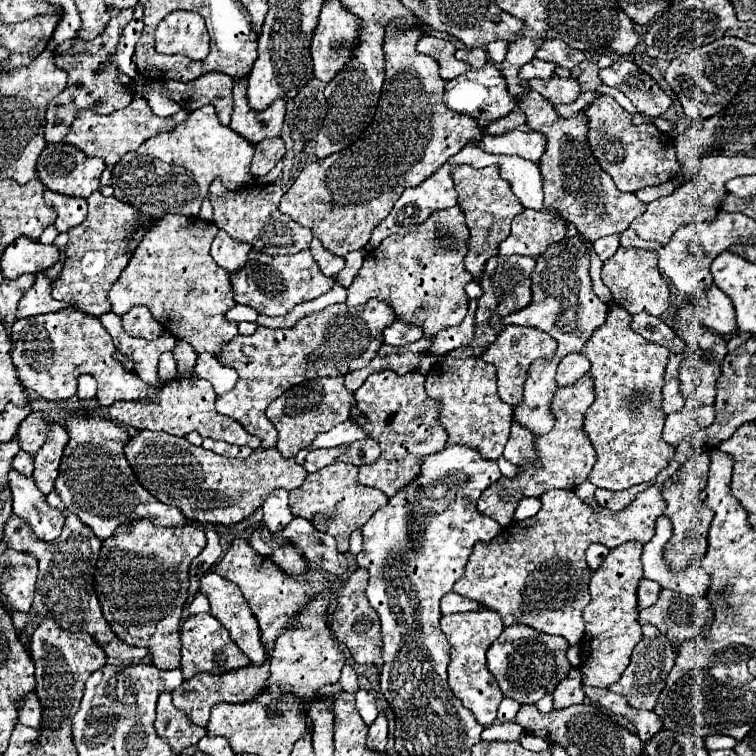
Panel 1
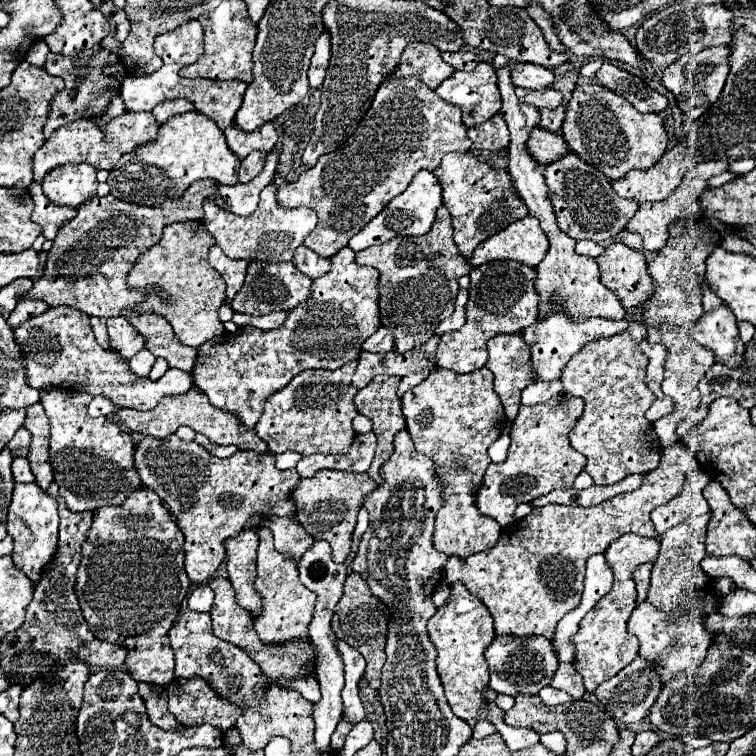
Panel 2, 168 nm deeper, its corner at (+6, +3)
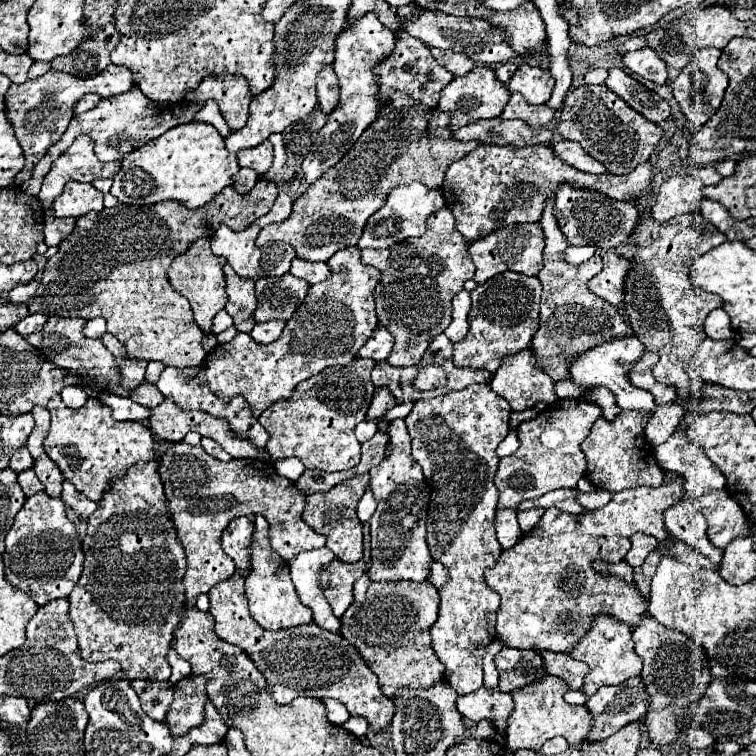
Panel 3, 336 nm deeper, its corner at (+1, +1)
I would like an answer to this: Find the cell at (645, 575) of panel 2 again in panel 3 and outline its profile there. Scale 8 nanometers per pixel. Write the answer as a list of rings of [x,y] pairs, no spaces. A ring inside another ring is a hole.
[[[649,553],[645,563],[641,567],[635,569],[633,573],[633,581],[637,585],[637,589],[643,593],[643,597],[649,597],[649,585],[651,585],[651,577],[657,571],[657,565],[661,561],[661,553]]]

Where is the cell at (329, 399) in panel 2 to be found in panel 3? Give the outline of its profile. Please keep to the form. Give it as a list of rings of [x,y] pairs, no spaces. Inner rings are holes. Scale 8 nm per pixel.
[[[355,357],[347,365],[327,367],[311,379],[301,381],[289,401],[277,401],[265,409],[259,423],[269,433],[265,449],[269,451],[271,461],[297,457],[303,461],[305,469],[319,469],[325,473],[353,469],[359,465],[361,453],[359,441],[355,439],[355,425],[365,421],[375,393],[375,385],[371,383],[373,367],[373,359],[361,357]]]

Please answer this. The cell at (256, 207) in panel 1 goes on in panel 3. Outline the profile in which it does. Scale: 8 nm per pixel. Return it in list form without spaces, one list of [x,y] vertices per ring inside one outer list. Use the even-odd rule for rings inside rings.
[[[279,193],[279,197],[275,199],[271,211],[263,217],[259,217],[251,227],[247,227],[245,231],[241,233],[233,233],[227,225],[221,225],[217,229],[217,233],[211,237],[211,249],[213,249],[213,255],[219,255],[219,257],[225,257],[227,263],[235,269],[237,275],[241,275],[241,279],[253,279],[257,281],[259,277],[281,277],[285,273],[289,273],[289,267],[291,267],[291,259],[295,257],[295,249],[291,245],[263,245],[263,247],[257,247],[255,245],[255,239],[259,235],[259,231],[269,225],[269,223],[277,223],[277,221],[285,221],[289,215],[291,215],[291,199],[287,193]]]

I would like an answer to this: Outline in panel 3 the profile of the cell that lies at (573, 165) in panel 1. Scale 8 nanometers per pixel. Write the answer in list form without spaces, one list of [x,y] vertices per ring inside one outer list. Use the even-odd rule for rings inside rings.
[[[561,185],[555,193],[553,215],[569,245],[593,245],[599,249],[615,249],[631,237],[639,219],[639,209],[633,203],[615,201],[597,191]]]

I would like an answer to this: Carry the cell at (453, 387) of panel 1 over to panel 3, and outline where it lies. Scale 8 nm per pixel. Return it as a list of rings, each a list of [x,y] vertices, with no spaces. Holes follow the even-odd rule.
[[[469,385],[461,391],[451,391],[435,399],[417,401],[413,411],[405,419],[409,435],[413,439],[411,441],[413,457],[423,467],[425,479],[431,487],[425,539],[431,557],[443,563],[449,571],[449,581],[439,589],[441,607],[439,607],[439,619],[431,627],[431,639],[439,661],[447,667],[445,677],[459,695],[477,691],[483,685],[481,659],[485,647],[495,639],[495,617],[499,609],[499,597],[497,593],[493,593],[493,589],[487,587],[483,573],[487,567],[493,567],[497,563],[497,557],[501,555],[501,547],[495,537],[495,509],[499,493],[493,479],[499,463],[495,449],[509,433],[509,415],[511,415],[509,403],[497,393],[493,393],[489,385]]]

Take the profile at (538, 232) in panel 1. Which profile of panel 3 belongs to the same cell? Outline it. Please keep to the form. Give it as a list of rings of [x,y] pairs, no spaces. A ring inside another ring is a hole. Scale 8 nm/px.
[[[523,223],[513,227],[501,227],[493,235],[481,237],[477,243],[469,243],[471,259],[477,267],[477,273],[473,281],[477,285],[483,285],[491,277],[503,273],[503,271],[515,271],[523,275],[537,275],[543,263],[543,231],[539,223]]]

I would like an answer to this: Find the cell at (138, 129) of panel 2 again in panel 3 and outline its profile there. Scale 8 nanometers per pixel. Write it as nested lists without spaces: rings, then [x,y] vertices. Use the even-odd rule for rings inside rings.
[[[81,135],[73,141],[73,145],[53,163],[51,171],[43,179],[41,193],[37,195],[45,209],[51,209],[53,201],[61,195],[67,181],[81,181],[89,183],[97,177],[115,177],[119,169],[117,163],[101,163],[93,151],[95,143]]]

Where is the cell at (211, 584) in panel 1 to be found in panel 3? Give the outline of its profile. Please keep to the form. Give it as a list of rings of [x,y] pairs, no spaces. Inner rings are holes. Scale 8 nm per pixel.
[[[233,573],[227,581],[221,581],[209,591],[211,607],[209,613],[215,617],[215,633],[231,643],[241,647],[267,681],[271,697],[279,705],[289,705],[295,697],[313,697],[313,699],[337,699],[347,711],[355,717],[365,717],[369,727],[375,733],[381,733],[395,715],[393,701],[383,695],[377,675],[353,647],[339,633],[329,633],[315,623],[299,625],[293,629],[265,631],[251,615],[243,591],[243,575]]]

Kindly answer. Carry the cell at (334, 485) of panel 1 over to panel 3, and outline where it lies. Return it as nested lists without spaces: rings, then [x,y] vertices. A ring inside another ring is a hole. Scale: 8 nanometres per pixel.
[[[369,473],[357,475],[353,479],[347,479],[339,485],[335,485],[327,493],[313,493],[307,497],[307,505],[303,511],[303,521],[317,533],[327,537],[327,547],[341,559],[343,563],[355,563],[363,559],[363,533],[361,533],[361,521],[355,513],[357,501],[365,493],[369,485]]]

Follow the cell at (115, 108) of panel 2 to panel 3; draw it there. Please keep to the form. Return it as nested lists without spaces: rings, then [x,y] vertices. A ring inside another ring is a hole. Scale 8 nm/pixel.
[[[133,86],[127,93],[121,93],[117,97],[111,97],[111,99],[101,99],[97,103],[97,107],[93,107],[91,111],[85,111],[85,113],[79,113],[71,119],[65,135],[61,137],[61,141],[57,145],[53,145],[49,149],[49,153],[37,163],[37,167],[33,169],[31,173],[31,179],[27,183],[23,183],[23,191],[25,193],[31,193],[31,195],[37,195],[39,189],[41,189],[41,181],[45,179],[45,173],[49,173],[49,165],[53,165],[53,161],[65,153],[65,149],[71,145],[71,141],[75,141],[75,137],[79,135],[89,135],[97,147],[95,147],[95,153],[99,157],[99,161],[121,161],[123,155],[147,145],[149,141],[157,139],[159,135],[163,135],[165,131],[177,127],[177,125],[183,125],[183,123],[191,123],[195,113],[201,109],[203,105],[201,103],[191,103],[191,101],[179,101],[179,103],[155,103],[151,99],[147,99],[137,86]],[[115,135],[125,135],[129,141],[127,145],[119,145],[119,147],[109,147],[107,141]]]

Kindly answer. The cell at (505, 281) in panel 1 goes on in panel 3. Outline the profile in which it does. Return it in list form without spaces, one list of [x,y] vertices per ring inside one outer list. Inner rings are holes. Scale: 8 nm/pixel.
[[[505,271],[489,279],[485,285],[475,287],[471,291],[469,333],[461,343],[453,345],[455,367],[487,369],[495,373],[503,357],[529,349],[531,339],[539,329],[539,299],[541,281],[537,277],[527,277],[513,271]]]

